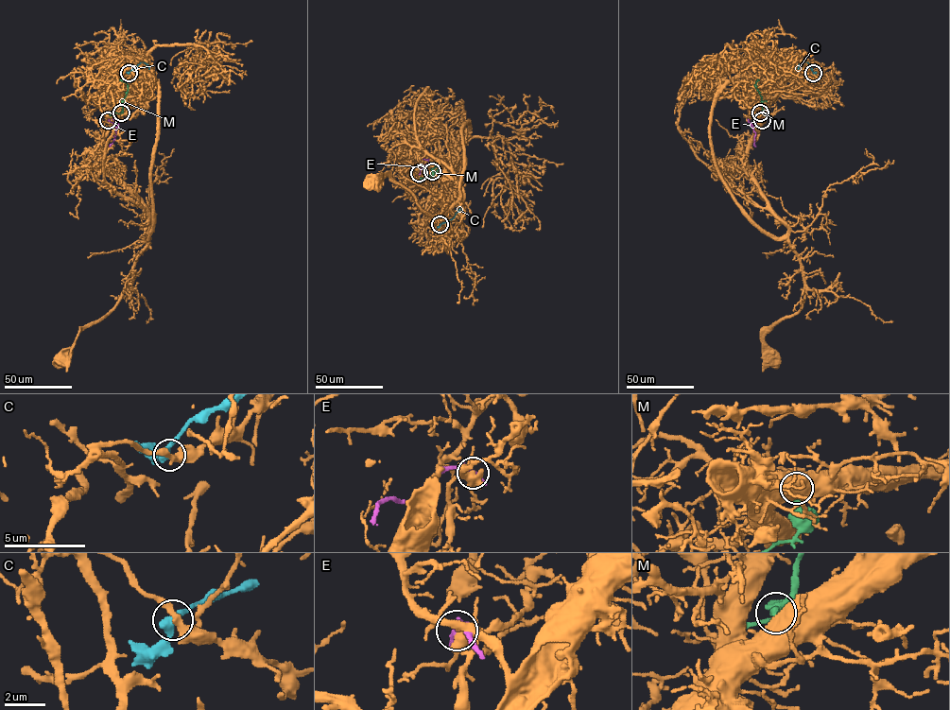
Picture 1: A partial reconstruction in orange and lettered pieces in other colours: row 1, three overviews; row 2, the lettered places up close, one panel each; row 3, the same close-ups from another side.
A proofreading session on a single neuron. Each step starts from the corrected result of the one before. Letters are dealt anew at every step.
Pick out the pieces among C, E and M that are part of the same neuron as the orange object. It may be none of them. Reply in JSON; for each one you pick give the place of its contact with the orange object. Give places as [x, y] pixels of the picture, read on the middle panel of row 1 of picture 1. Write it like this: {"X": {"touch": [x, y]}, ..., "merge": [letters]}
{"merge": []}

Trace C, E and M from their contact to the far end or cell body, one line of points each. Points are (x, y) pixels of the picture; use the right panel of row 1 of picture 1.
C: (813, 73), (807, 62), (802, 62), (798, 69)
E: (762, 120), (753, 124), (755, 147)
M: (760, 112), (762, 96), (755, 86), (758, 79)

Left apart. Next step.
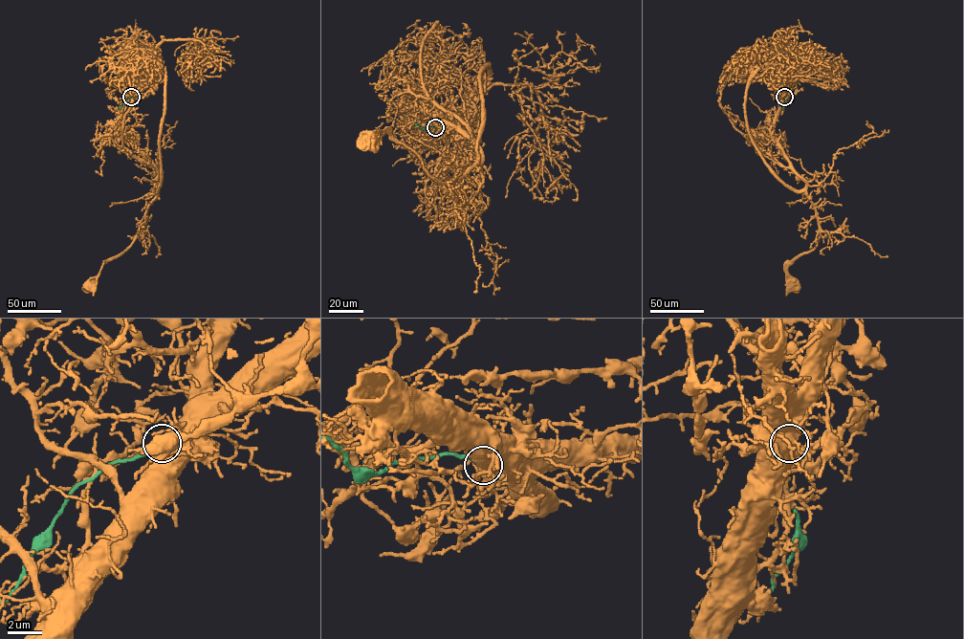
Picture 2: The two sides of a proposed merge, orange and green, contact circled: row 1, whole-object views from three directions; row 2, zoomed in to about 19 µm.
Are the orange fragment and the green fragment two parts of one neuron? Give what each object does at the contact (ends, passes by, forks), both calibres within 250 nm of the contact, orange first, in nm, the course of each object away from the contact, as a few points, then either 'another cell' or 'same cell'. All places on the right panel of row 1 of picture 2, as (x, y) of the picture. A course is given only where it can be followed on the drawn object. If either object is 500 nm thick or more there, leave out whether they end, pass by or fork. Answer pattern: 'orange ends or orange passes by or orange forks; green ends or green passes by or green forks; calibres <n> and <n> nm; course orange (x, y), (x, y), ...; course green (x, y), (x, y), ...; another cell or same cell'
calibres 650 and 240 nm; course orange (784, 98), (776, 117), (775, 140), (805, 182), (819, 226), (818, 244), (787, 268), (791, 286); course green (784, 98), (781, 109); another cell

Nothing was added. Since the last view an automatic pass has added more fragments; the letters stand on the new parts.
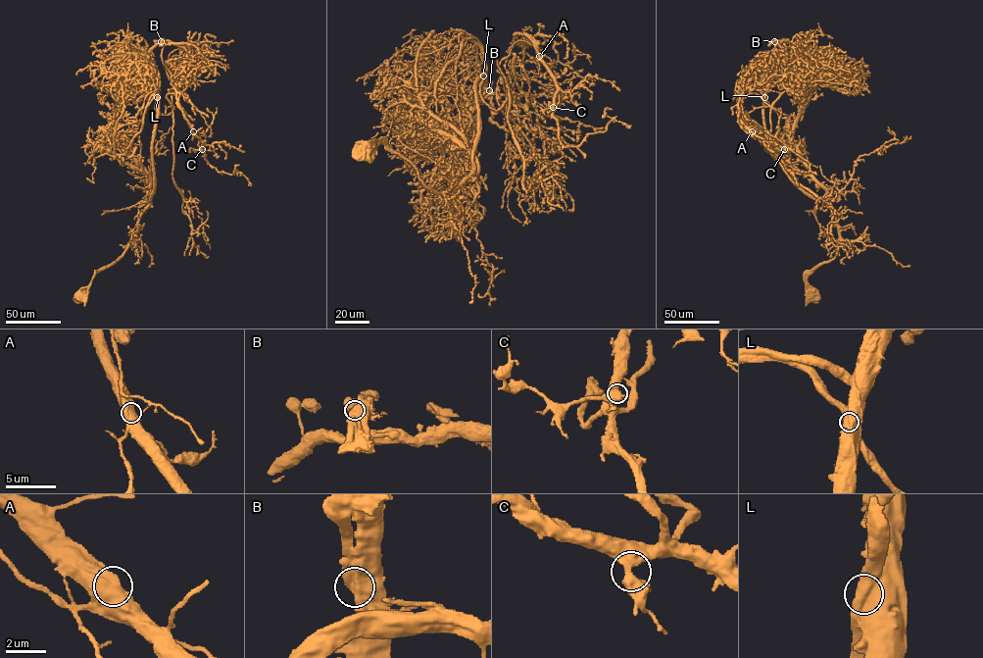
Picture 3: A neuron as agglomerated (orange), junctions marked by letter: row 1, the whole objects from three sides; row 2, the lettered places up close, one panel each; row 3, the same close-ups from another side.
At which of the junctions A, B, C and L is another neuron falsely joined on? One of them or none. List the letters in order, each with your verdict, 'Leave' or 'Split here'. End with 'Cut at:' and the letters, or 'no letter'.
A: Leave
B: Leave
C: Leave
L: Split here
Cut at: L

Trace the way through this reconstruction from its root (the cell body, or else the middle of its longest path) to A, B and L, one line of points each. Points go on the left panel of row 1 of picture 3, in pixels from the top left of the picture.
A: (80, 296), (122, 253), (150, 201), (155, 105), (169, 115), (173, 87), (193, 131)
B: (80, 296), (94, 276), (122, 253), (150, 201), (157, 100), (155, 105), (163, 115), (173, 109), (161, 41)
L: (80, 296), (86, 292), (94, 276), (122, 253), (140, 214), (150, 201), (157, 97)

